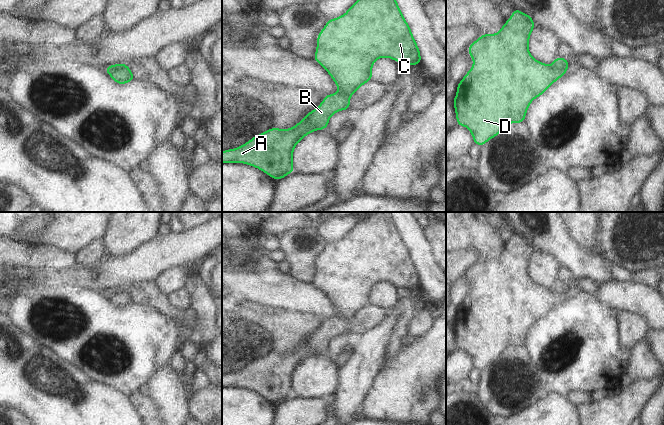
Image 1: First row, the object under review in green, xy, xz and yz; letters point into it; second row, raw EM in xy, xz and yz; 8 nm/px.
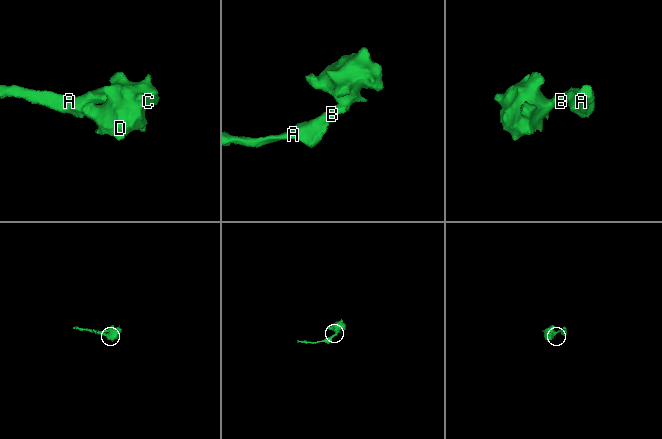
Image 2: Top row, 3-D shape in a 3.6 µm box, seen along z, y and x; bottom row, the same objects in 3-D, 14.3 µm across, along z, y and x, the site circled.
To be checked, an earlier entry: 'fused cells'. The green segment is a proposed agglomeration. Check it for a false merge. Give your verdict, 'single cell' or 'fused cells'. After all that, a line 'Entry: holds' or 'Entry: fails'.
fused cells
Entry: holds

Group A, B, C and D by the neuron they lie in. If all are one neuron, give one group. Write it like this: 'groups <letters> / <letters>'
groups A B / C D

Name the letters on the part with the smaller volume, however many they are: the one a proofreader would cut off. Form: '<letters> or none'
A, B

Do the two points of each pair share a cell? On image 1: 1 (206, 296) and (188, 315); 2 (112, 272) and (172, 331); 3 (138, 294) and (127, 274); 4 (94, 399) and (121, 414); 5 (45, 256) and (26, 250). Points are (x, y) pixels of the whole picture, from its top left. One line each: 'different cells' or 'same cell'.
1: different cells
2: different cells
3: different cells
4: same cell
5: same cell

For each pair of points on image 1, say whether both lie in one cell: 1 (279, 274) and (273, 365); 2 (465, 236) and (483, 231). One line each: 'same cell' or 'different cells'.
1: different cells
2: same cell

